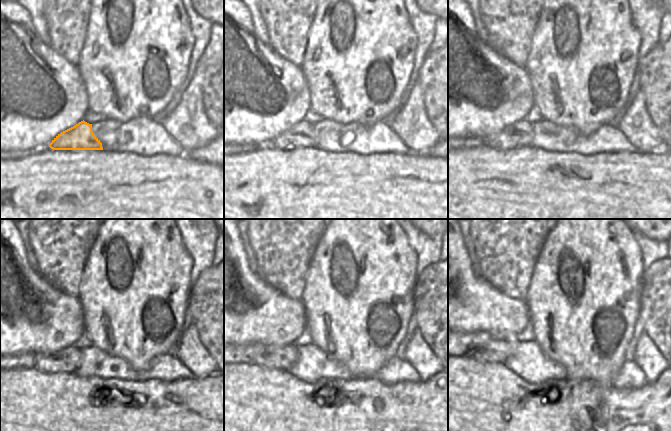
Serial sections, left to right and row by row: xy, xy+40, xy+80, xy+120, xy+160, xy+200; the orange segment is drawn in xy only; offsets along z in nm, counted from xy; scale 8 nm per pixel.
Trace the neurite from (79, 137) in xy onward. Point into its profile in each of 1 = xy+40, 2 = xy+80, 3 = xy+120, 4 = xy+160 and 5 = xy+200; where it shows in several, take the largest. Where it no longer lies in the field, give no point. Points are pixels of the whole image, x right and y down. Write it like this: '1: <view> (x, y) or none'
1: xy+40 (301, 135)
2: xy+80 (519, 134)
3: xy+120 (67, 360)
4: xy+160 (279, 357)
5: xy+200 (497, 351)

